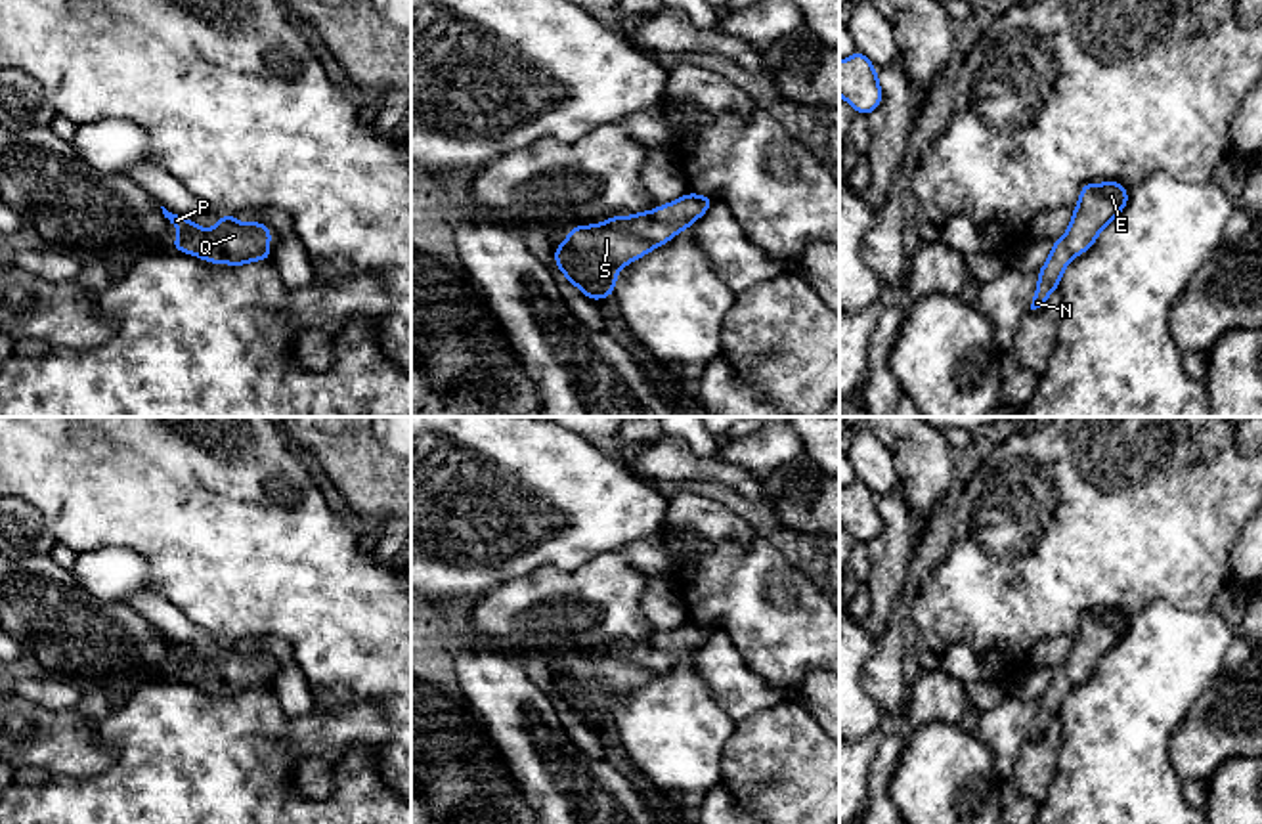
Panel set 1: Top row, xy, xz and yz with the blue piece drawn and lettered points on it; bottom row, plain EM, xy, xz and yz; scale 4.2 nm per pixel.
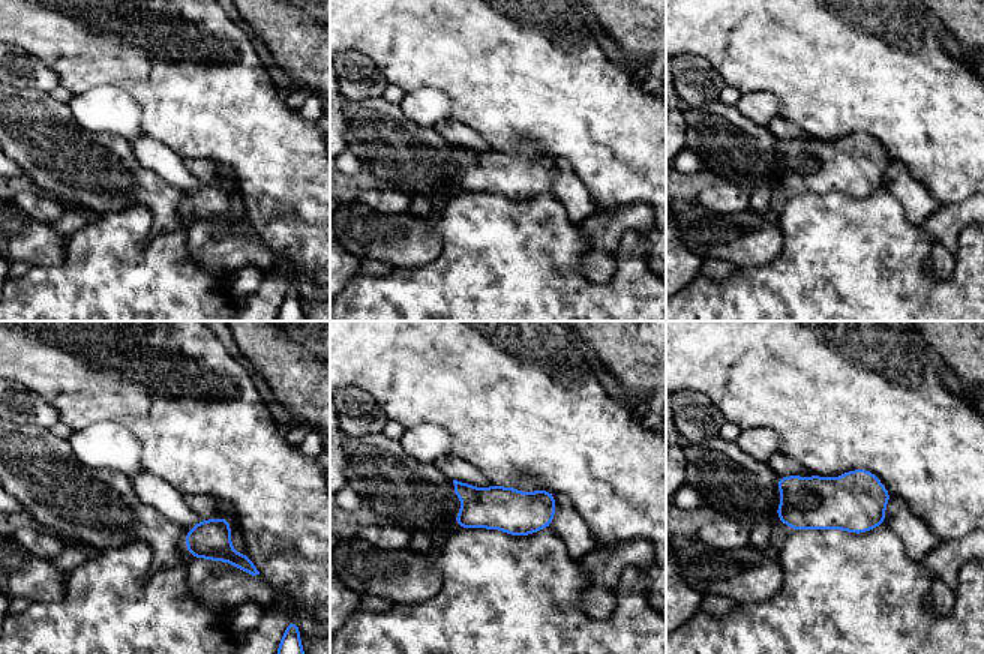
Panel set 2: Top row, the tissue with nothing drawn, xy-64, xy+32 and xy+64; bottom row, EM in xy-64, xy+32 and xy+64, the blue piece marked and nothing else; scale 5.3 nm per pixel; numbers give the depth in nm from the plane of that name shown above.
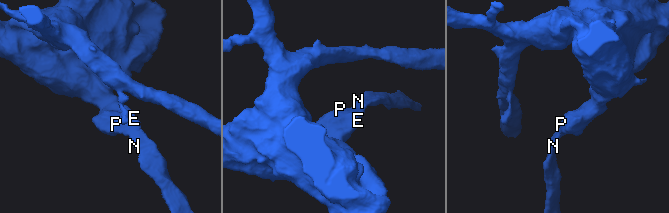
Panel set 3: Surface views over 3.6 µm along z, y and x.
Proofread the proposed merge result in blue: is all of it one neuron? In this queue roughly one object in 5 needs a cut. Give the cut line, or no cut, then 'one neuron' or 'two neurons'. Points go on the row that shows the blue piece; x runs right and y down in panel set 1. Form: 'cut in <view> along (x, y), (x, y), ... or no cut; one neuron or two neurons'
no cut; one neuron

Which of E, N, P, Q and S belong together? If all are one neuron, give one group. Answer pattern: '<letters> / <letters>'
E N P Q S

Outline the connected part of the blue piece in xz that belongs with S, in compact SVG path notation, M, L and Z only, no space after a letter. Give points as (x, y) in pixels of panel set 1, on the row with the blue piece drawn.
M688 191L654 210L570 228L566 241L553 249L556 268L591 300L614 296L621 268L690 228L713 203Z

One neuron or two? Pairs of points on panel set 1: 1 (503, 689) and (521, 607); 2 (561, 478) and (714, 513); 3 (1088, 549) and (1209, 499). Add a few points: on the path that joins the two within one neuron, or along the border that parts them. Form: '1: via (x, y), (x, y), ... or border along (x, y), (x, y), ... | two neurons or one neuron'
1: border along (471, 633), (519, 662) | two neurons
2: border along (668, 498), (662, 524) | two neurons
3: via (1119, 519), (1129, 509), (1157, 509), (1178, 499) | one neuron

